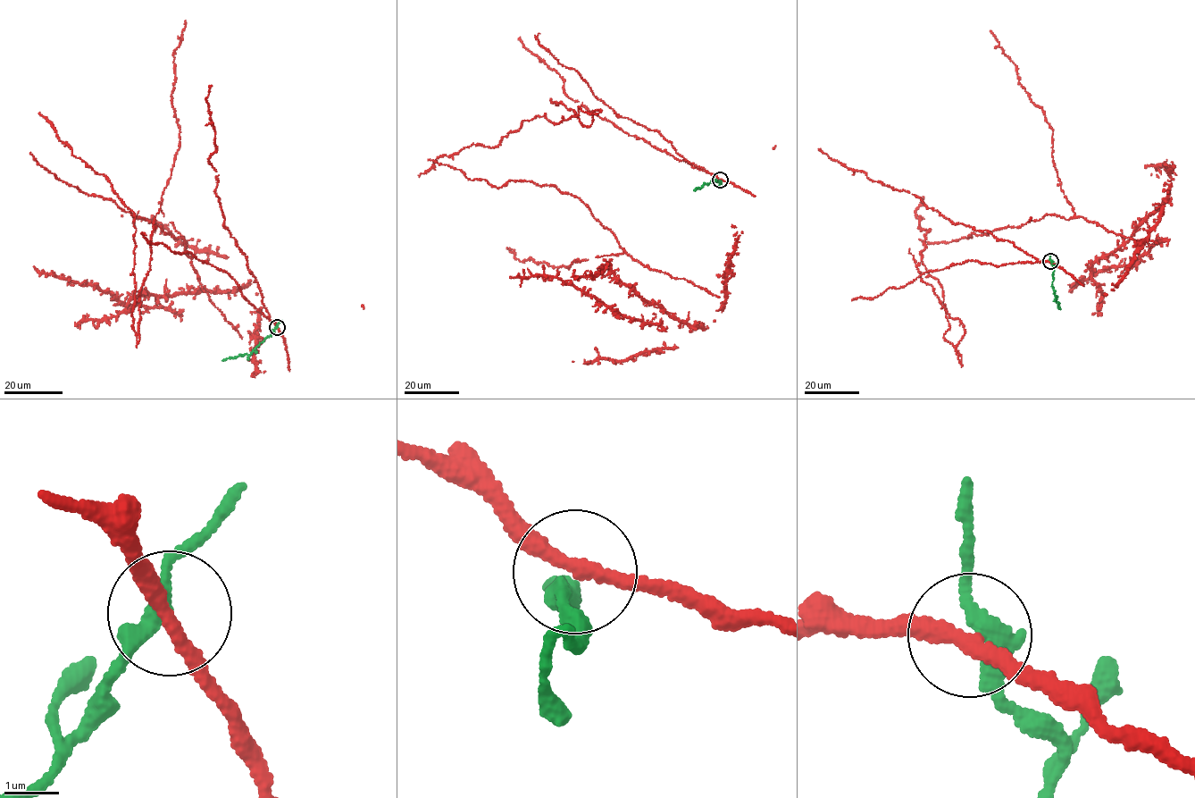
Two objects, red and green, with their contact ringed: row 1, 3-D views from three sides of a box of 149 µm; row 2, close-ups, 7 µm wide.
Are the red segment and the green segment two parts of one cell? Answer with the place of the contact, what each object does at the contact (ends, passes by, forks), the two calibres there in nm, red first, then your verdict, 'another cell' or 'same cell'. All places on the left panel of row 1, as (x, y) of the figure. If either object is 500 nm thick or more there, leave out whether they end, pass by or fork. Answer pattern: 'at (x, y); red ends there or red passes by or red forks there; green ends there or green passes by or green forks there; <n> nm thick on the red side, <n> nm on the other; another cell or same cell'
at (277, 327); red passes by; green passes by; 260 nm thick on the red side, 320 nm on the other; another cell

